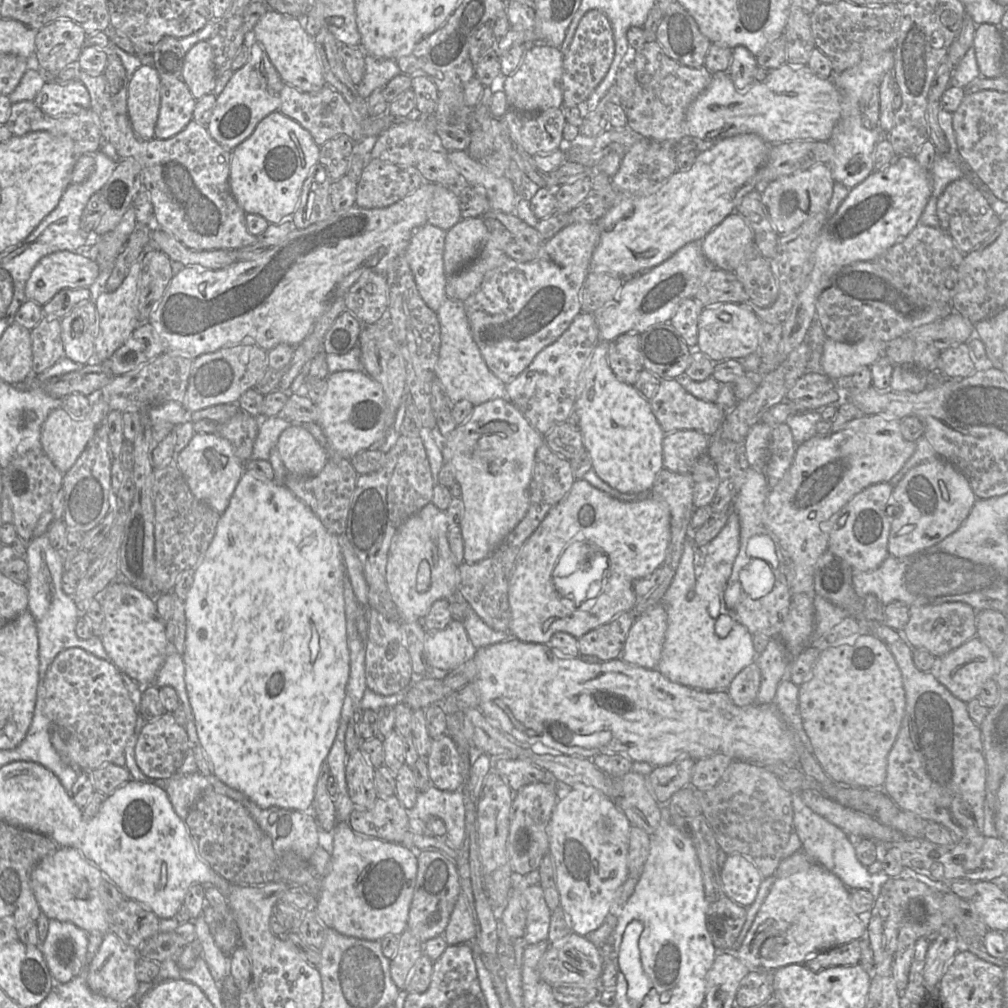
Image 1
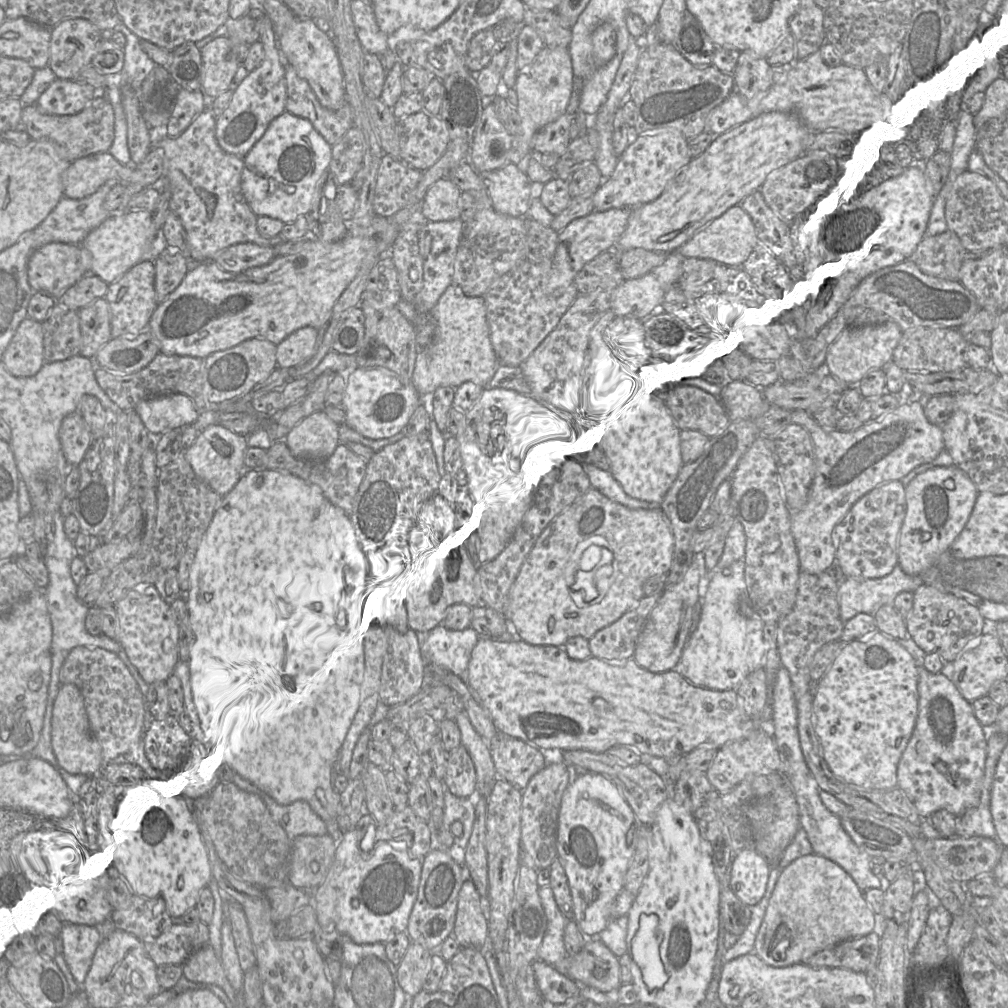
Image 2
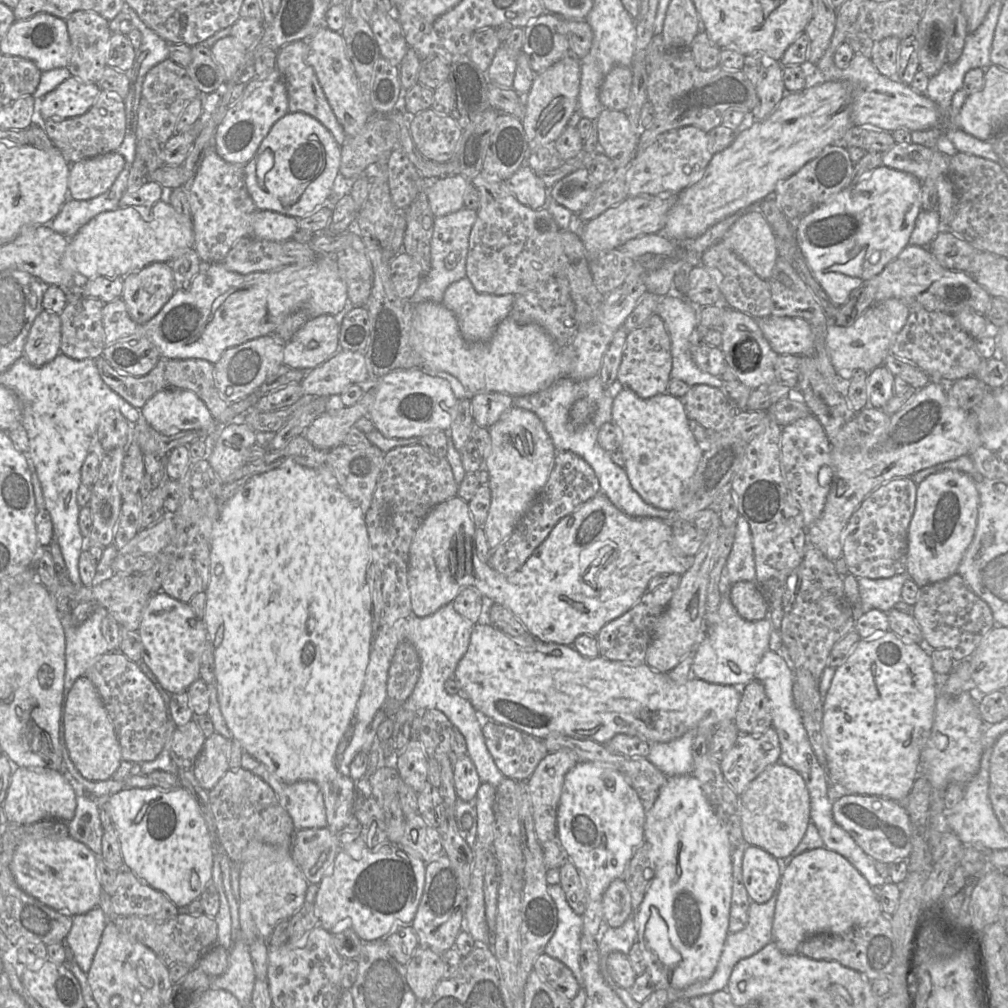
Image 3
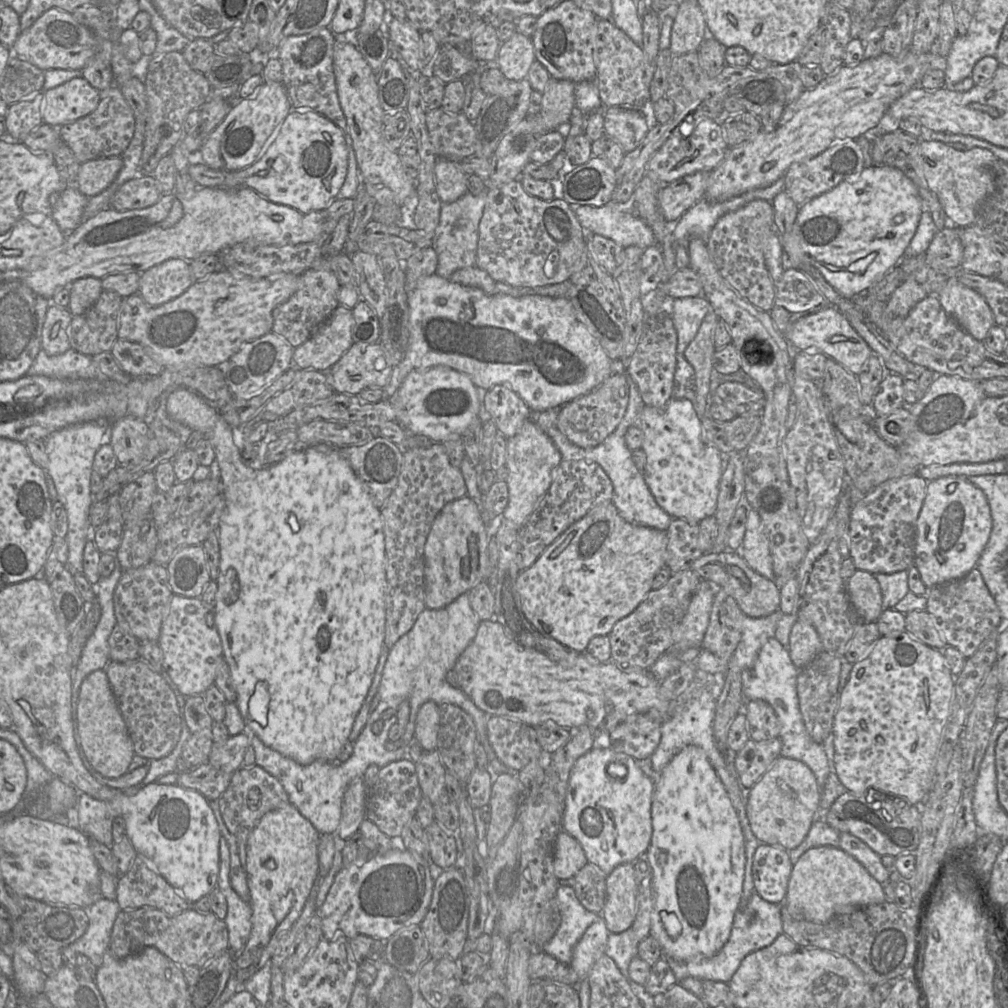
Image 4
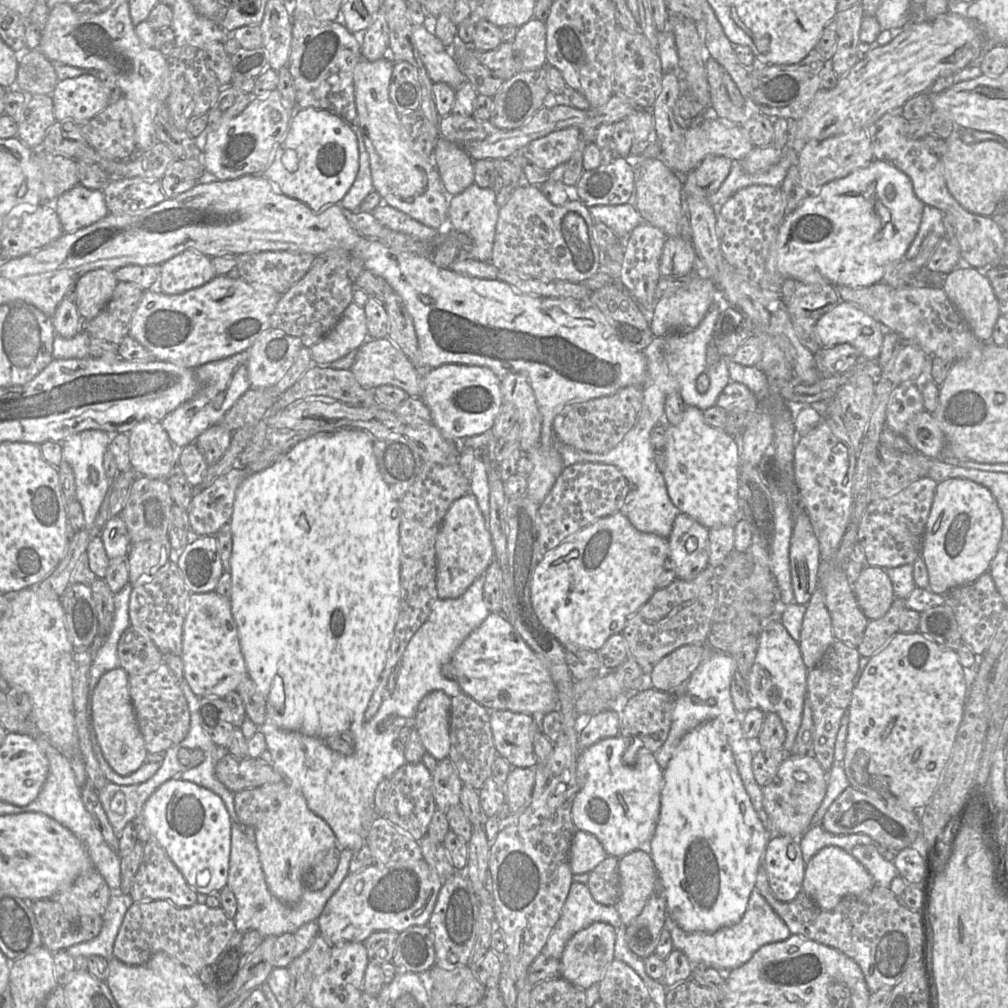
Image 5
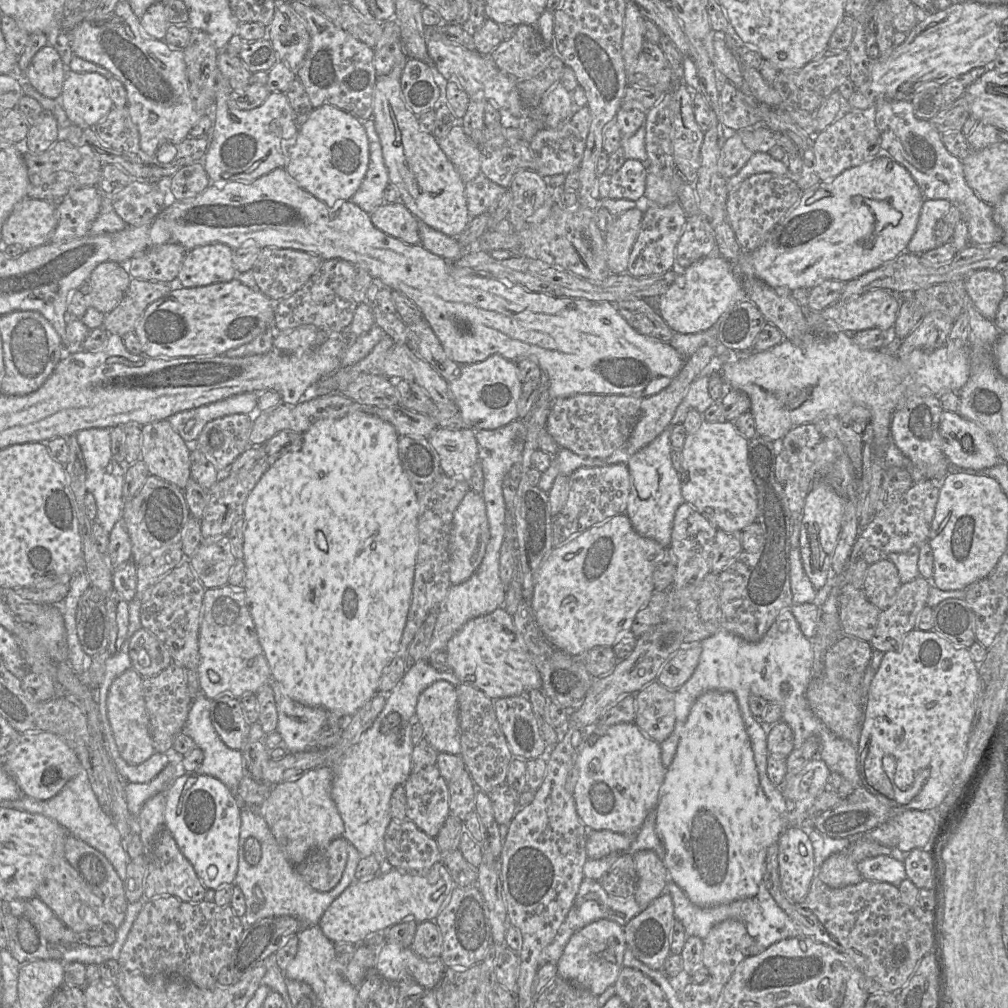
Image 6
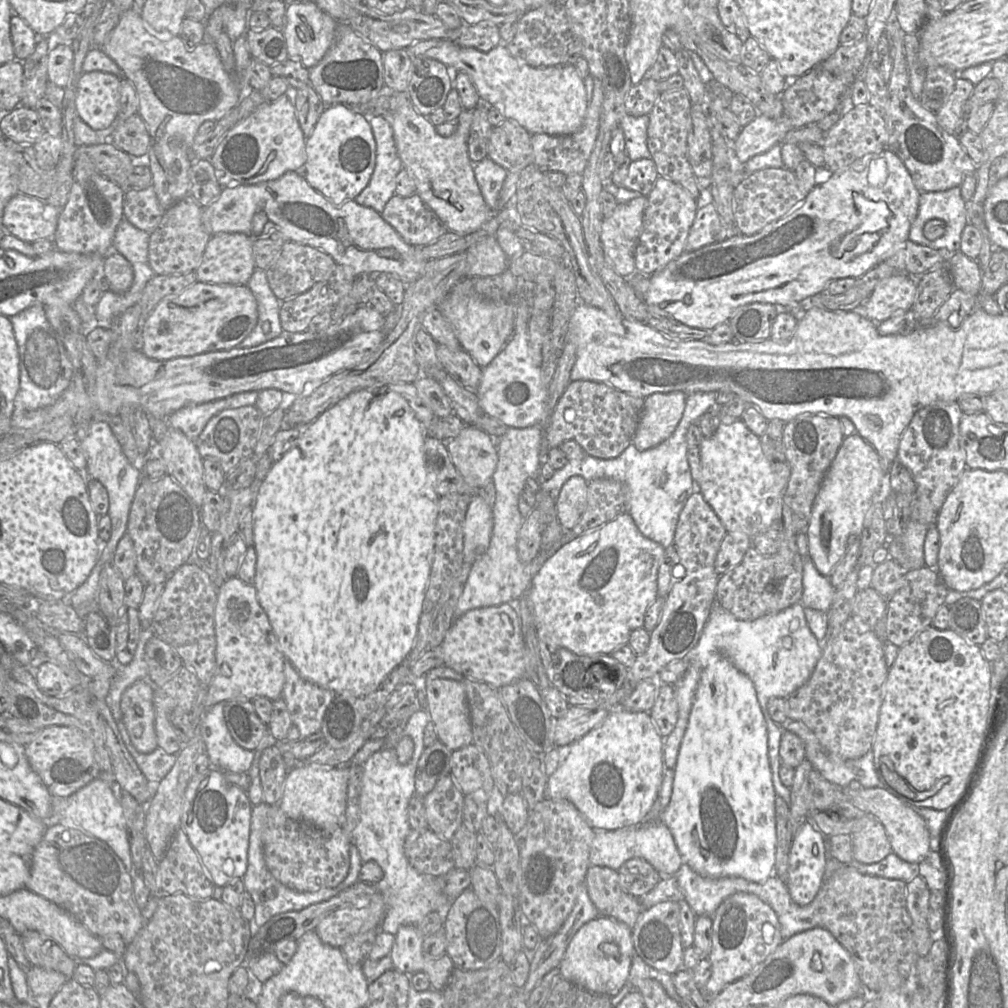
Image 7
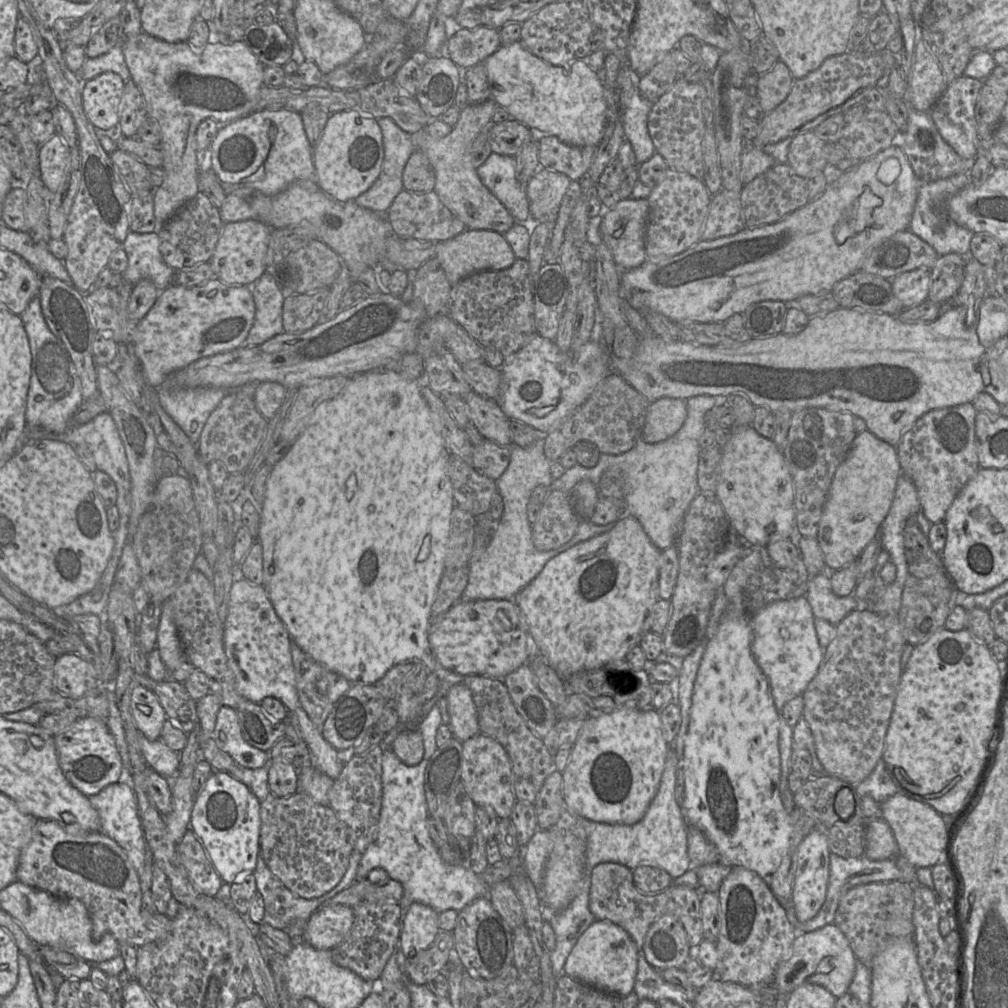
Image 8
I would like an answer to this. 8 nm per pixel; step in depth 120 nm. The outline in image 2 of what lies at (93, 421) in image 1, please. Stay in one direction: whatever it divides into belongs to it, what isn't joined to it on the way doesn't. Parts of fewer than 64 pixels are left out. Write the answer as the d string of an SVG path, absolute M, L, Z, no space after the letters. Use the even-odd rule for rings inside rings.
M72 412L62 420L59 440L67 462L76 467L92 443L92 434L83 418L77 412Z

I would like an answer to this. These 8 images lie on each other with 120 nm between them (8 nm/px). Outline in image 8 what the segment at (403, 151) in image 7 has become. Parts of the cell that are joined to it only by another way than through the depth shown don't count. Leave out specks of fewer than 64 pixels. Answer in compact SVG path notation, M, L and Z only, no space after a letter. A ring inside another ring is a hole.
M488 99L476 104L468 104L461 110L458 122L452 132L443 138L432 137L426 128L411 134L411 136L416 150L420 150L426 155L433 168L435 174L435 186L433 191L438 195L440 201L465 224L467 229L489 230L504 234L517 222L506 207L483 184L478 177L476 169L468 162L469 145L482 129L490 126L492 123L492 115L497 106L497 103L493 99Z

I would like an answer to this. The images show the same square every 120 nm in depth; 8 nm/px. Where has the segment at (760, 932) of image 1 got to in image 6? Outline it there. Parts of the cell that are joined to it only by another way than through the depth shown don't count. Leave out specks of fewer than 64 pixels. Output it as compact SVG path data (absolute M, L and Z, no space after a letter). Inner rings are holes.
M836 853L823 862L816 875L832 888L858 884L863 877L856 864L847 853Z

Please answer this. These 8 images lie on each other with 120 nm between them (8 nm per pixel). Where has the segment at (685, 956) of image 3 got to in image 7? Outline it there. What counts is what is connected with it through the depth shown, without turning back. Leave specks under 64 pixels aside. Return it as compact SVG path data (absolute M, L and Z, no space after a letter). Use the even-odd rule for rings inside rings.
M724 655L714 657L702 670L688 718L688 724L683 735L678 760L675 767L672 794L666 809L660 815L659 821L670 830L683 864L687 864L702 876L721 878L736 876L748 881L762 883L774 873L776 858L776 793L772 782L772 773L768 757L768 734L765 713L759 703L757 693L751 679L738 670Z

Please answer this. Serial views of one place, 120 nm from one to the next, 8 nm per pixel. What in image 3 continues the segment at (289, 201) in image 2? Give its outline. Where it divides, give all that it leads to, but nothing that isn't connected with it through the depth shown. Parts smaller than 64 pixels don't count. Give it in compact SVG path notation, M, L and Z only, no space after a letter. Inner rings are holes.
M288 112L274 123L254 157L244 165L245 185L258 210L302 218L321 206L323 208L322 204L331 198L340 161L341 146L324 125L306 113Z

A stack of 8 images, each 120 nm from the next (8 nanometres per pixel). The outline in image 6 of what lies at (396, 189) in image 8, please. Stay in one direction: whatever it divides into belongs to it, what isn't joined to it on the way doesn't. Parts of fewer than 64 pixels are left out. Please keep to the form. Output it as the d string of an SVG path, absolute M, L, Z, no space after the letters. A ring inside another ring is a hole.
M367 119L363 122L363 126L369 141L369 164L364 179L349 201L371 214L383 203L386 203L384 190L390 181L373 119Z

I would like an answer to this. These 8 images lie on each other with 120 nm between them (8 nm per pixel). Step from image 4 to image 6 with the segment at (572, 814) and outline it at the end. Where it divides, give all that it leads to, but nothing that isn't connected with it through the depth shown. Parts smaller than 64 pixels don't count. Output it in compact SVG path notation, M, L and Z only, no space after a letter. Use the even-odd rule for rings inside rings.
M634 722L619 723L606 729L595 729L584 742L568 777L567 789L571 792L580 820L588 831L635 833L648 814L657 808L665 772L661 763L660 744L647 737Z

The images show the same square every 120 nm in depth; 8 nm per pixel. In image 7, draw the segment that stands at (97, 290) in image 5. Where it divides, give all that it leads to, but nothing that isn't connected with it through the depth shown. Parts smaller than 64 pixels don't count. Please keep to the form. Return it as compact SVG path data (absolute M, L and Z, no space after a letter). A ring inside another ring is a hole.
M115 250L106 255L101 273L108 283L108 290L121 294L126 292L133 282L133 269L129 261Z

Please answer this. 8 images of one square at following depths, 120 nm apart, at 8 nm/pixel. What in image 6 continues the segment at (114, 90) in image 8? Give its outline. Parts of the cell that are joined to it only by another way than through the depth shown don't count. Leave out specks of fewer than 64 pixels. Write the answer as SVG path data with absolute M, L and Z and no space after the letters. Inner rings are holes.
M67 70L58 100L70 121L83 128L93 128L114 107L109 82L98 73Z

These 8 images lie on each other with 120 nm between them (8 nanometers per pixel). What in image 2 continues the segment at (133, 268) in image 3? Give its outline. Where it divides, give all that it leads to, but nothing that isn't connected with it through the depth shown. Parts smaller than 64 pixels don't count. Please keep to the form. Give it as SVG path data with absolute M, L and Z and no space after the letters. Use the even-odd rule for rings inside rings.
M129 209L119 215L110 216L92 230L81 244L92 256L88 274L94 274L107 284L112 284L140 261L151 259L151 248L155 237L156 228L151 211Z

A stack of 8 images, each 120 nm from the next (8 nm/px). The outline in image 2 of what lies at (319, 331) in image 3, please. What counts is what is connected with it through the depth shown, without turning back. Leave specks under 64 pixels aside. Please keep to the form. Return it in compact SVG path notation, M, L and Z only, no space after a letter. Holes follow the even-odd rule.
M307 326L300 328L276 345L277 367L293 367L311 358L317 347L318 330Z

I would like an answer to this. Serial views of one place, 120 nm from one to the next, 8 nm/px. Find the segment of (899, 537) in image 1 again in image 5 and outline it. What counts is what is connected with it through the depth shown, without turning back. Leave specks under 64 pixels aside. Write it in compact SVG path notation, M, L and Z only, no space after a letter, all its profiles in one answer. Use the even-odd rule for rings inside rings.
M961 478L937 483L922 539L921 557L929 576L928 589L943 595L950 589L977 580L989 571L1001 541L1003 516L992 493Z

